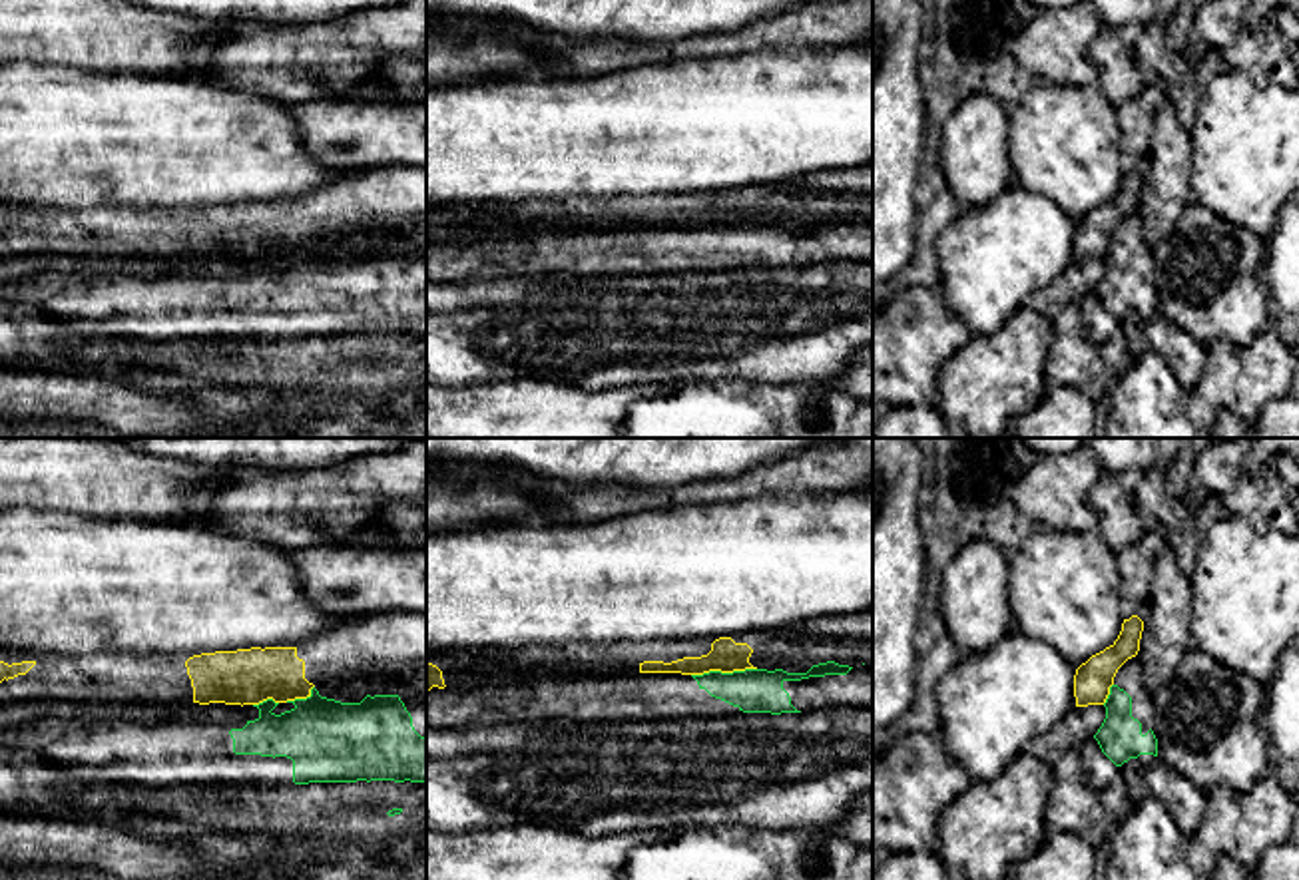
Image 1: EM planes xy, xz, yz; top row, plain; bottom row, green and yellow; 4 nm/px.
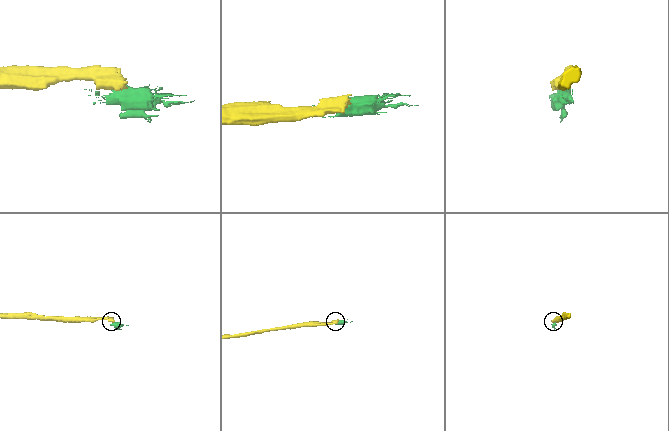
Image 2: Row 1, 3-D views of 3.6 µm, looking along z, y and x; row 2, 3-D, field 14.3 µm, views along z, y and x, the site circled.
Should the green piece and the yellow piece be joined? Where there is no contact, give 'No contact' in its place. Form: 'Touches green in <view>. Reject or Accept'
Touches green in xz. Reject

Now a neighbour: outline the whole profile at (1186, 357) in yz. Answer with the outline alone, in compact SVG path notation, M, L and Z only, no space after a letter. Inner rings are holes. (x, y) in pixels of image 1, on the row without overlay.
M1160 311L1144 323L1144 332L1150 340L1150 350L1168 360L1179 386L1185 392L1195 388L1205 364L1207 346L1169 323Z

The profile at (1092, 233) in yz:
M1138 169L1124 173L1118 193L1076 223L1076 261L1106 257L1118 223L1138 209L1142 185L1144 175Z

